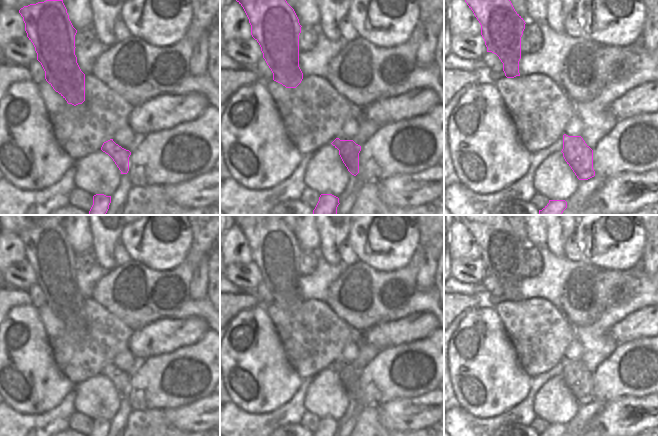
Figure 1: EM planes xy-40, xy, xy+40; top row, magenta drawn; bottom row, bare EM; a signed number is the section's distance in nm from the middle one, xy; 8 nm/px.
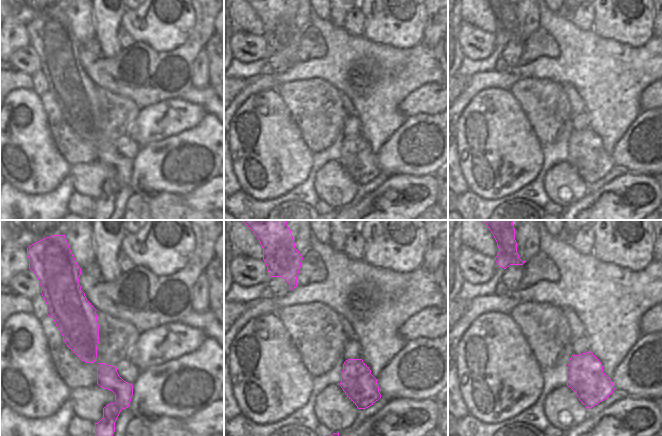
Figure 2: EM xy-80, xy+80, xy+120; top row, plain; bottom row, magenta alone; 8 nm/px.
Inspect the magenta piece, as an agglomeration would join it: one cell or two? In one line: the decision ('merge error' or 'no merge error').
merge error

